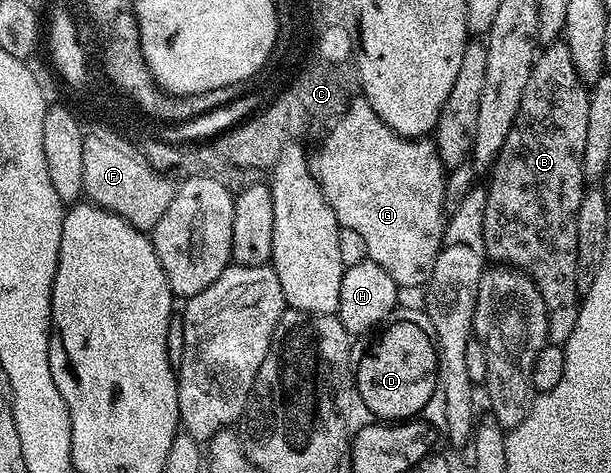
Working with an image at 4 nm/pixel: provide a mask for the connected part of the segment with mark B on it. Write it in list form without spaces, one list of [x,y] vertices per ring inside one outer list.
[[[555,41],[545,44],[544,50],[535,58],[534,67],[530,71],[528,77],[528,85],[524,85],[524,97],[520,97],[520,113],[516,113],[516,121],[512,121],[512,129],[508,129],[508,137],[504,141],[504,145],[498,151],[498,157],[494,160],[492,170],[489,172],[488,178],[490,183],[486,187],[486,208],[484,209],[484,245],[486,246],[487,260],[493,261],[498,265],[513,267],[517,270],[526,272],[530,280],[540,289],[540,297],[544,297],[544,305],[546,310],[550,312],[550,326],[552,328],[552,339],[555,344],[565,345],[568,337],[572,333],[572,329],[576,329],[576,321],[578,320],[578,308],[580,306],[580,288],[578,286],[578,254],[576,253],[576,213],[580,213],[580,201],[588,190],[588,184],[584,177],[584,140],[588,134],[588,101],[590,100],[590,92],[587,84],[583,83],[580,73],[576,73],[576,65],[572,65],[572,53],[568,53],[568,45],[564,41]]]

